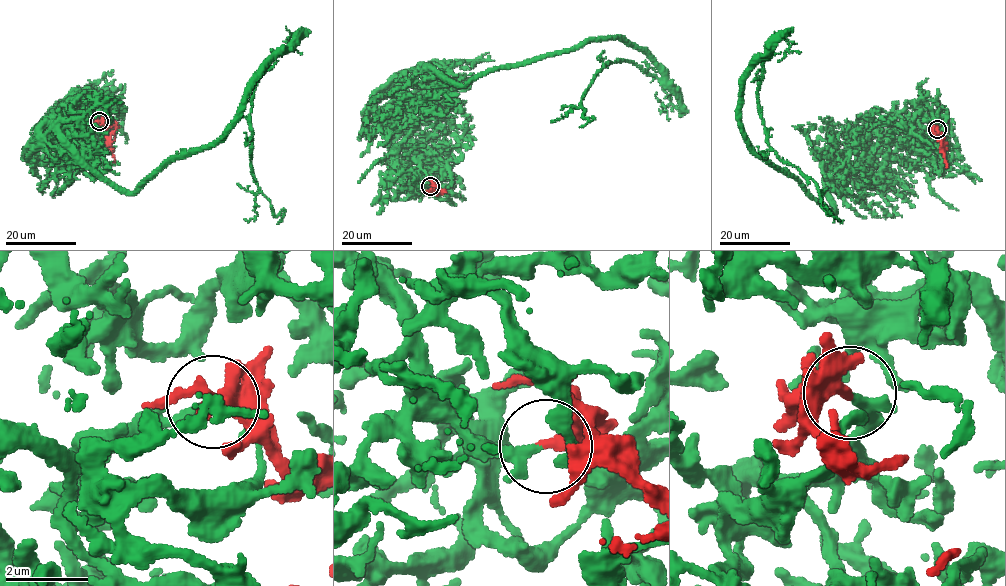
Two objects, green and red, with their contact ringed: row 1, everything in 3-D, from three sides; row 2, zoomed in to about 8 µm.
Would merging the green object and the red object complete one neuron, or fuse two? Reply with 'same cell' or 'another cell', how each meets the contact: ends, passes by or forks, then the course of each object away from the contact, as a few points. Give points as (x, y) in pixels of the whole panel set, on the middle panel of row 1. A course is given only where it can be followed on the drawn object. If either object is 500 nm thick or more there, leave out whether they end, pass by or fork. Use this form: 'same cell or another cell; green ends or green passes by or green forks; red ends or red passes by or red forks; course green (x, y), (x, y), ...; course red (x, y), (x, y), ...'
same cell; green forks; red ends; course green (430, 186), (395, 167), (406, 70), (466, 84), (597, 38), (649, 56), (664, 83), (607, 62), (580, 127); course red (430, 186), (433, 184), (441, 191), (426, 192)

